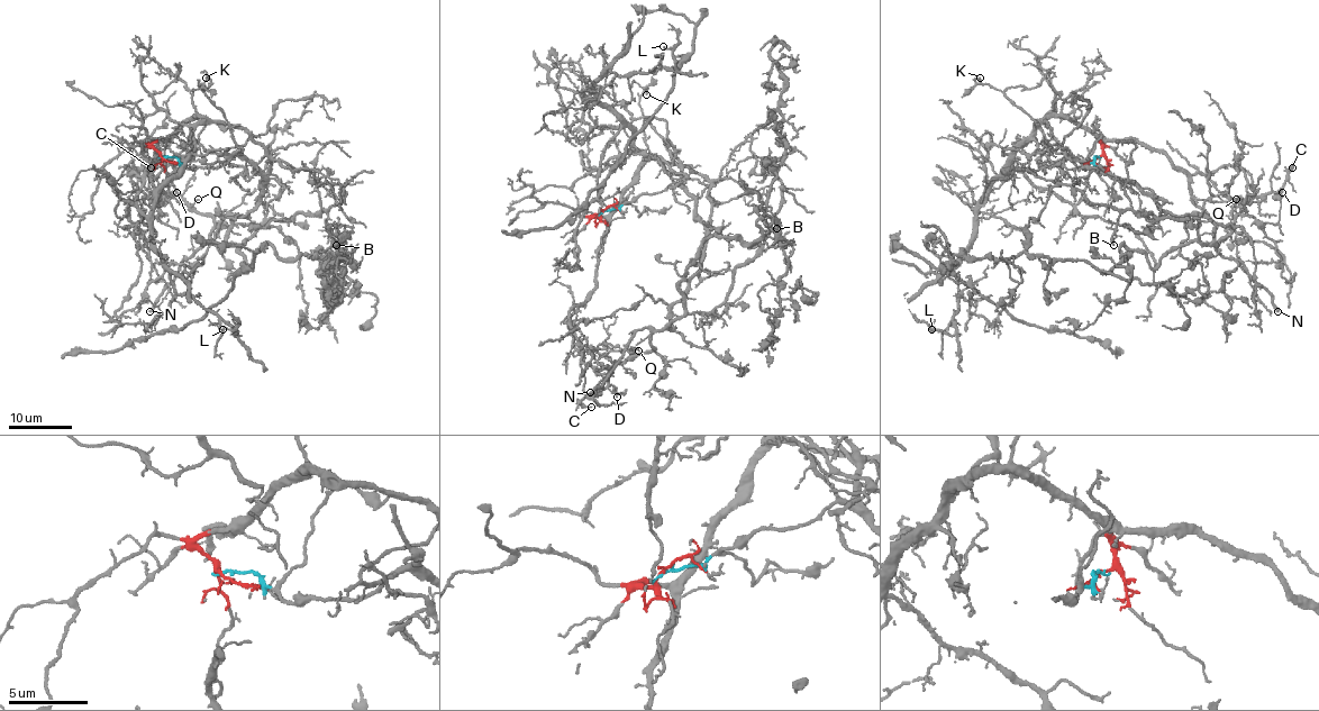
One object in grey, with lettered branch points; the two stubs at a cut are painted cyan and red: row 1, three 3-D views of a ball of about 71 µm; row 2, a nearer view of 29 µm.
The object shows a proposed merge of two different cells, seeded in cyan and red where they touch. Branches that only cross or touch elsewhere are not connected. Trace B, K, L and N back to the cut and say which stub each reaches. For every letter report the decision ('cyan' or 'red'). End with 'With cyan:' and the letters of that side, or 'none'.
B: cyan
K: cyan
L: red
N: cyan
With cyan: B, K, N

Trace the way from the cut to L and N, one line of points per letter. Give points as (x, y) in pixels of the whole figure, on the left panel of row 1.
L: (162, 157), (152, 145), (198, 116), (185, 165), (158, 193), (152, 246), (173, 289), (235, 335), (224, 330)
N: (162, 157), (214, 169), (243, 156), (266, 180), (260, 202), (232, 215), (229, 234), (198, 247), (149, 311)

